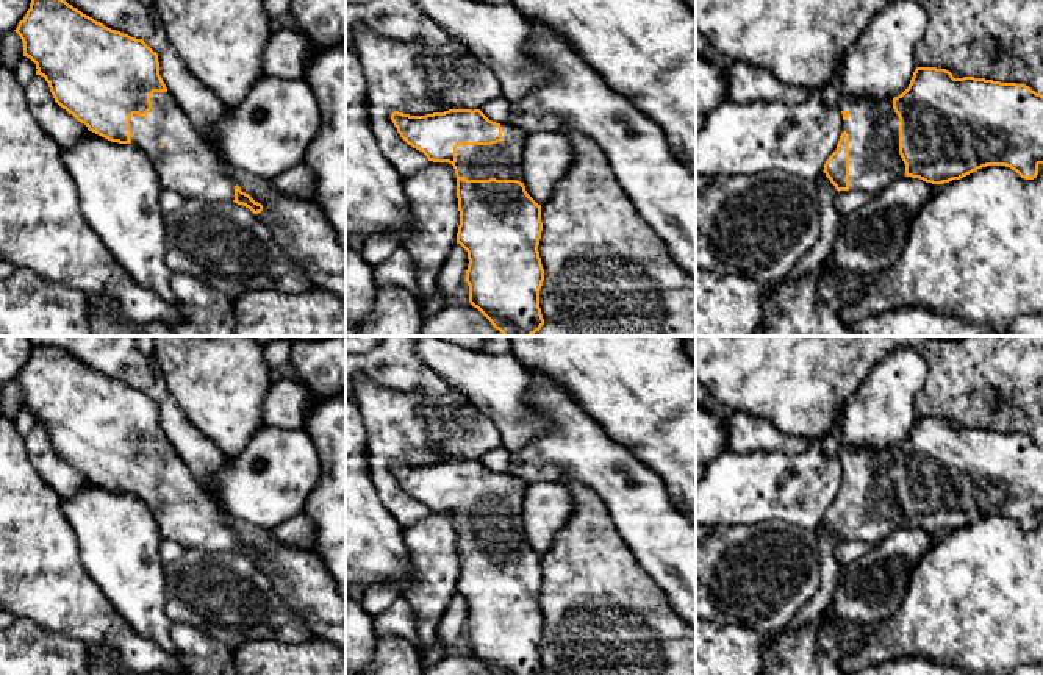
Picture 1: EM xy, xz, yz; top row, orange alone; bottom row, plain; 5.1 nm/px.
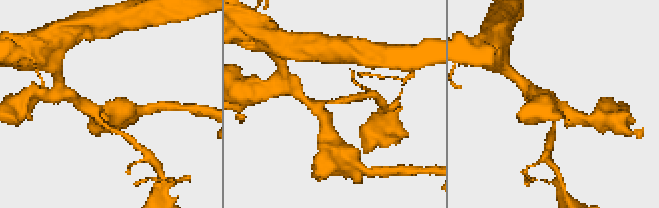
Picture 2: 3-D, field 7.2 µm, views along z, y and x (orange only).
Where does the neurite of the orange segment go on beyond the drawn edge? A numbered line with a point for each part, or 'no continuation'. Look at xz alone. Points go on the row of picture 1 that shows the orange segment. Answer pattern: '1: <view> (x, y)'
1: xz (504, 160)

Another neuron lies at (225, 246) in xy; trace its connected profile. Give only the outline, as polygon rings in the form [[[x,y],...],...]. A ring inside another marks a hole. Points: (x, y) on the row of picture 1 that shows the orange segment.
[[[195,198],[163,216],[166,264],[231,300],[247,291],[300,294],[314,283],[249,208]]]

